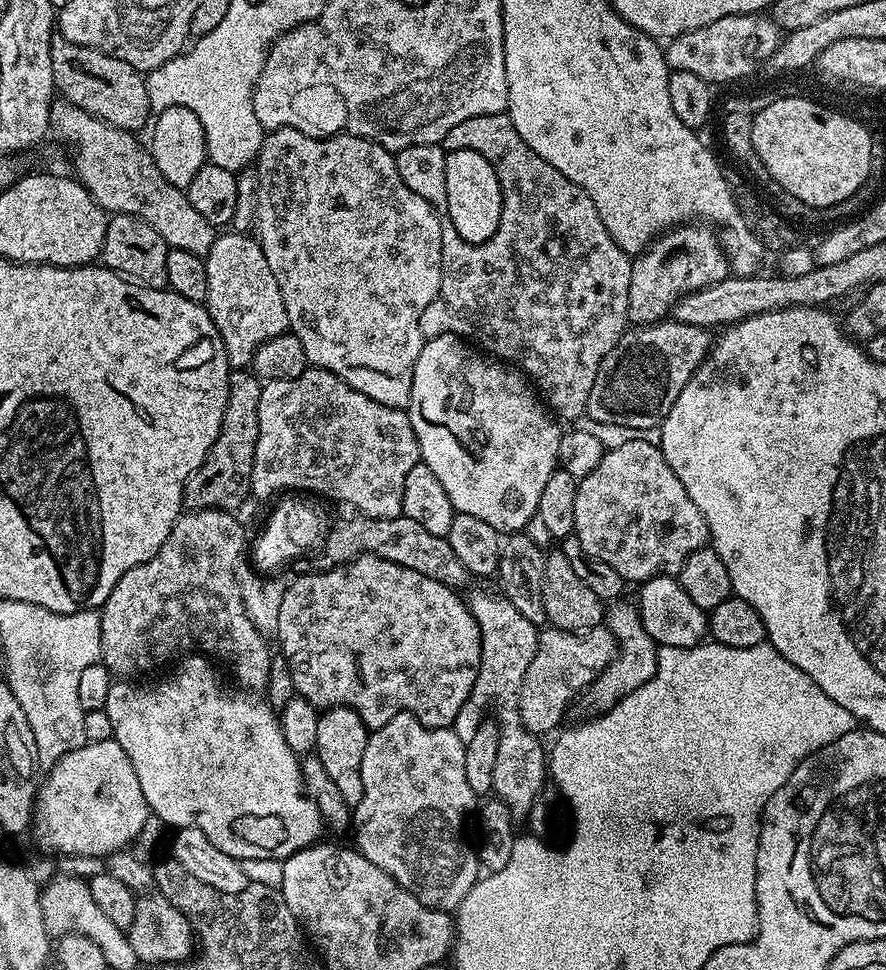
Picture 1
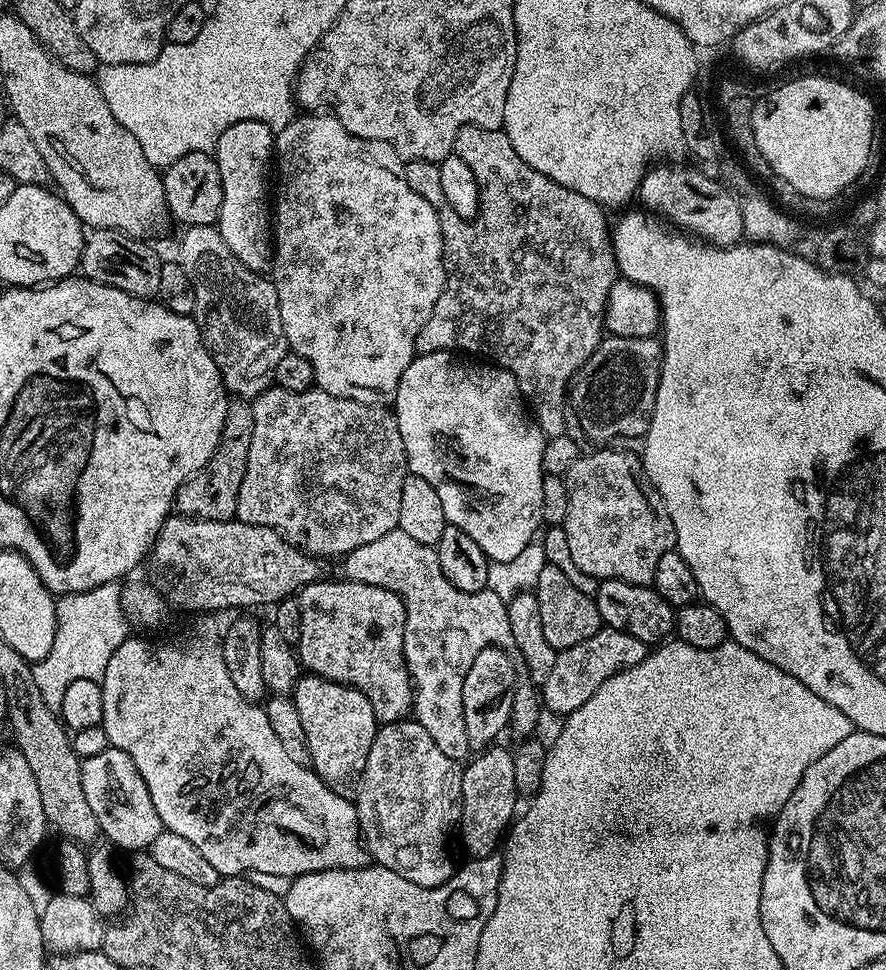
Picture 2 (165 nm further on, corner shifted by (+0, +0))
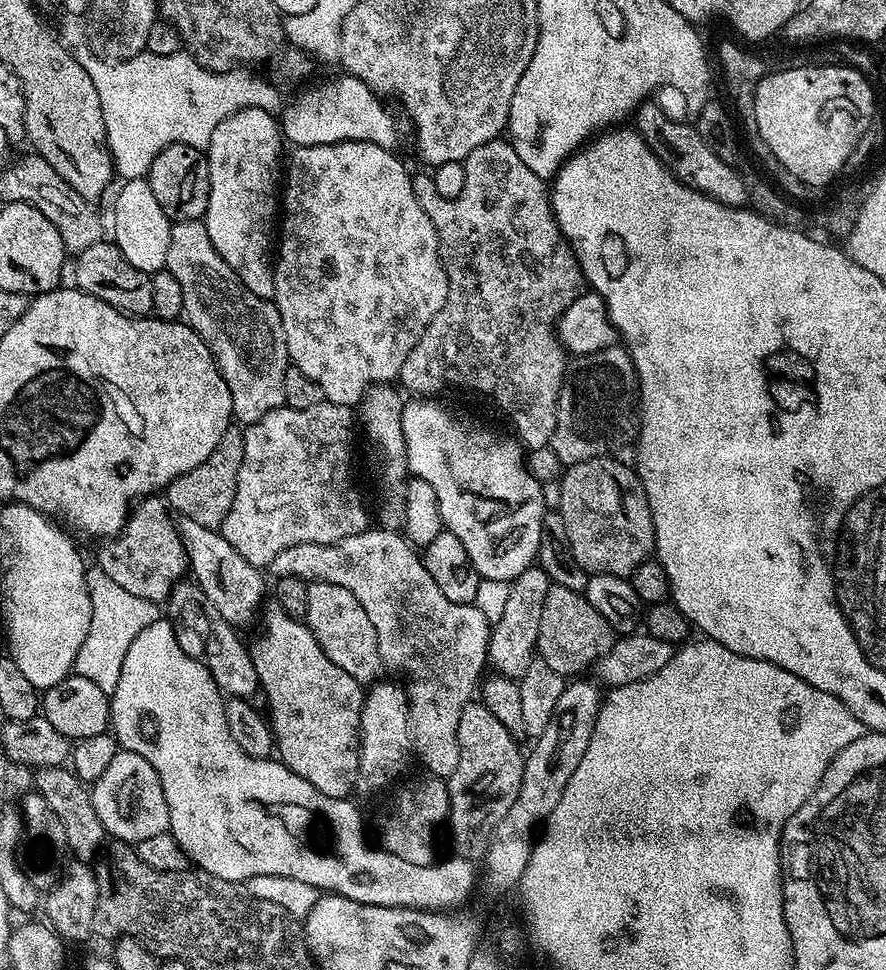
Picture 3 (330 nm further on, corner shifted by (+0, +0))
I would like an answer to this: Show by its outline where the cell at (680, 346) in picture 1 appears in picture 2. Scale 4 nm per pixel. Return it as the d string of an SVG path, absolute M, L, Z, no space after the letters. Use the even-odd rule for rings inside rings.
M609 335L600 341L594 354L580 367L568 389L571 415L592 440L616 442L619 436L643 437L647 433L654 402L658 398L660 367L664 349L659 339L622 338Z

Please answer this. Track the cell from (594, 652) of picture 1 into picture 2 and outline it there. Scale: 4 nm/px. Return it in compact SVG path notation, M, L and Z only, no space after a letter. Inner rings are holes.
M601 626L586 642L578 642L578 646L561 648L557 651L557 661L550 671L549 677L542 684L542 704L545 709L557 712L560 718L578 710L602 682L606 682L614 674L626 670L630 666L638 666L642 658L650 651L649 645L642 643L634 634Z

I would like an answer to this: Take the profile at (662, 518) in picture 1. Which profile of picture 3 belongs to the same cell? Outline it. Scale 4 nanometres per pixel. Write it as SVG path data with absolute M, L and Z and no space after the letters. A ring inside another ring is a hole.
M611 455L595 456L589 460L569 463L559 479L562 498L558 509L562 522L566 522L566 538L570 538L570 550L574 550L574 562L589 574L614 574L631 577L632 571L655 553L654 522L650 514L650 502L640 477L631 467Z

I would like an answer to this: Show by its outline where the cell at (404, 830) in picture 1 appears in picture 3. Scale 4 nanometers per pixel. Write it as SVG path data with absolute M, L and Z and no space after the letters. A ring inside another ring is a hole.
M431 774L425 777L425 780L416 780L405 788L395 789L396 797L380 828L379 843L383 848L390 854L398 854L398 858L406 858L406 862L414 862L414 866L437 863L436 831L445 827L450 810L447 783L441 777Z

